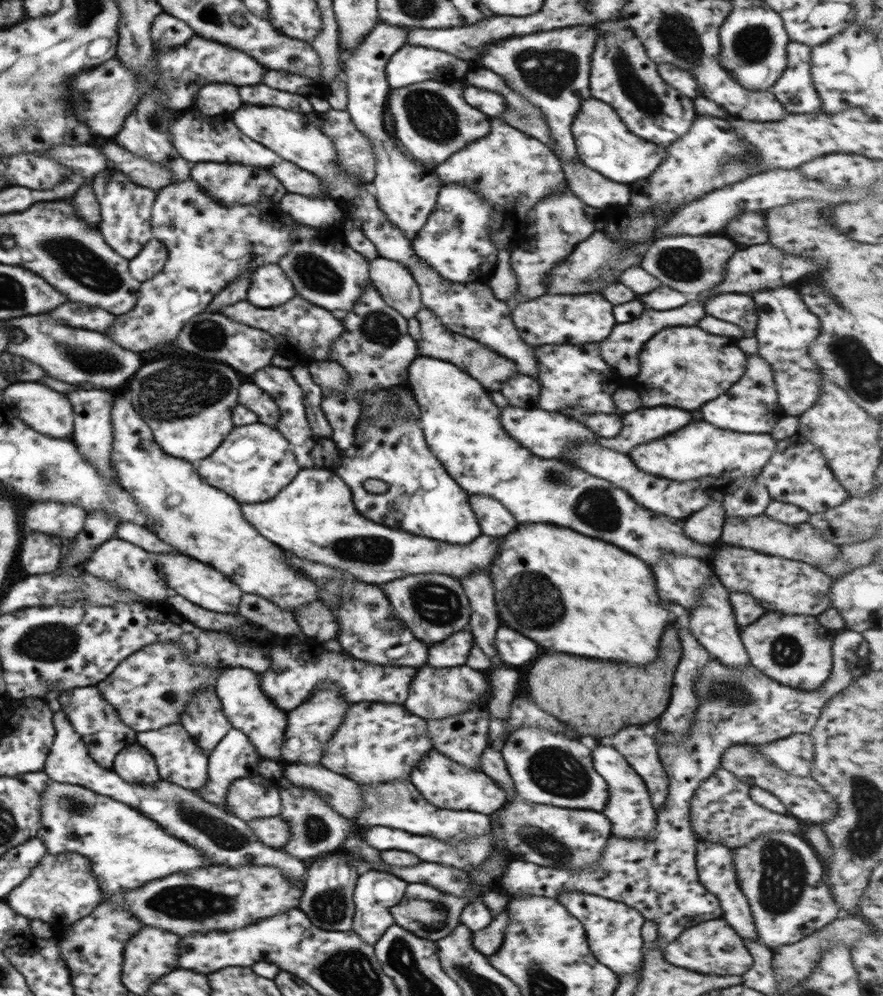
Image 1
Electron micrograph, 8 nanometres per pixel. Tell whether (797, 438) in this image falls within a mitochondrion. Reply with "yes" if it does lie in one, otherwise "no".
no

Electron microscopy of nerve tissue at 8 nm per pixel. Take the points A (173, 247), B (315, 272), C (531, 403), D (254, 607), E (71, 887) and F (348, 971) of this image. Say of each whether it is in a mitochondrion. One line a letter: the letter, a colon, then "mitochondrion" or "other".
A: other
B: mitochondrion
C: other
D: other
E: other
F: mitochondrion

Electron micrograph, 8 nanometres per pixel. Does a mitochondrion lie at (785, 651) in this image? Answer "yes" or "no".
yes

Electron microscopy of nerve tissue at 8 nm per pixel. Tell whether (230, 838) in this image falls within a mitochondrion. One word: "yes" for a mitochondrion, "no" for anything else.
yes

